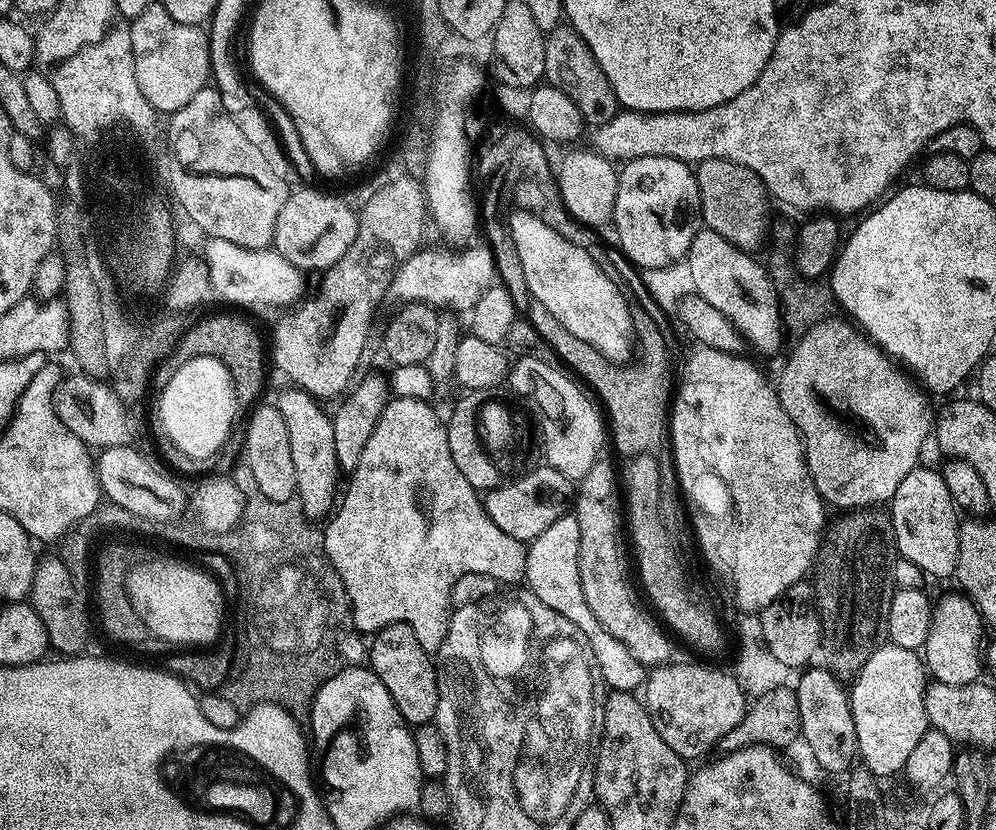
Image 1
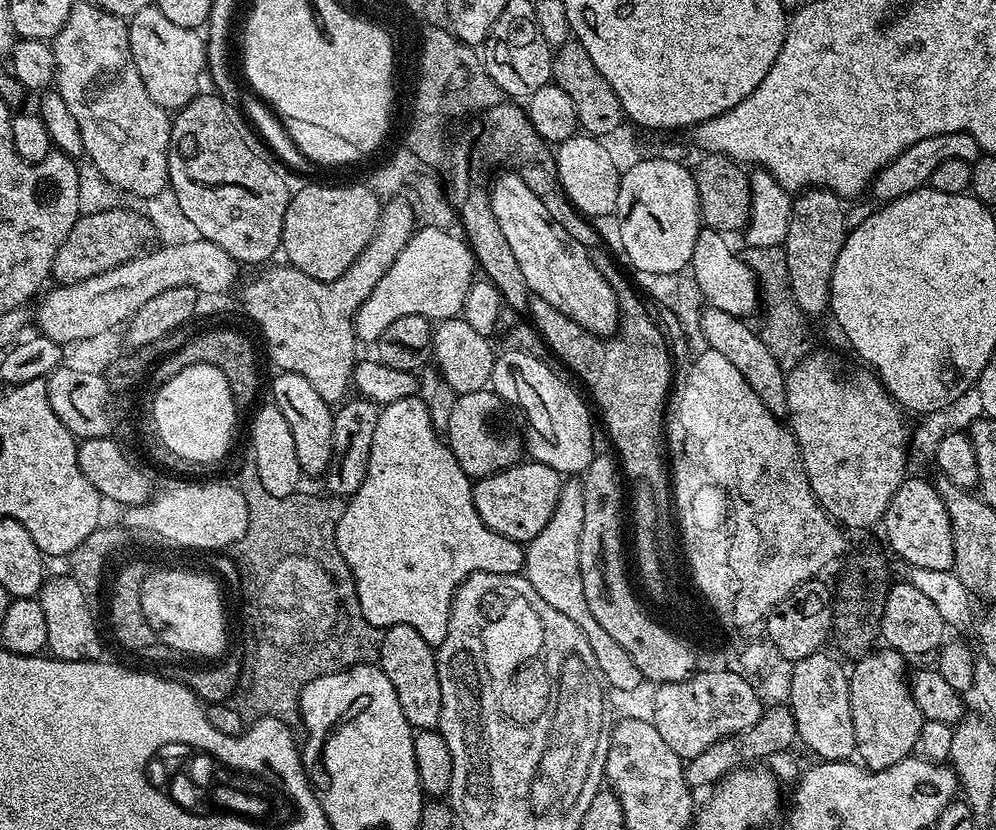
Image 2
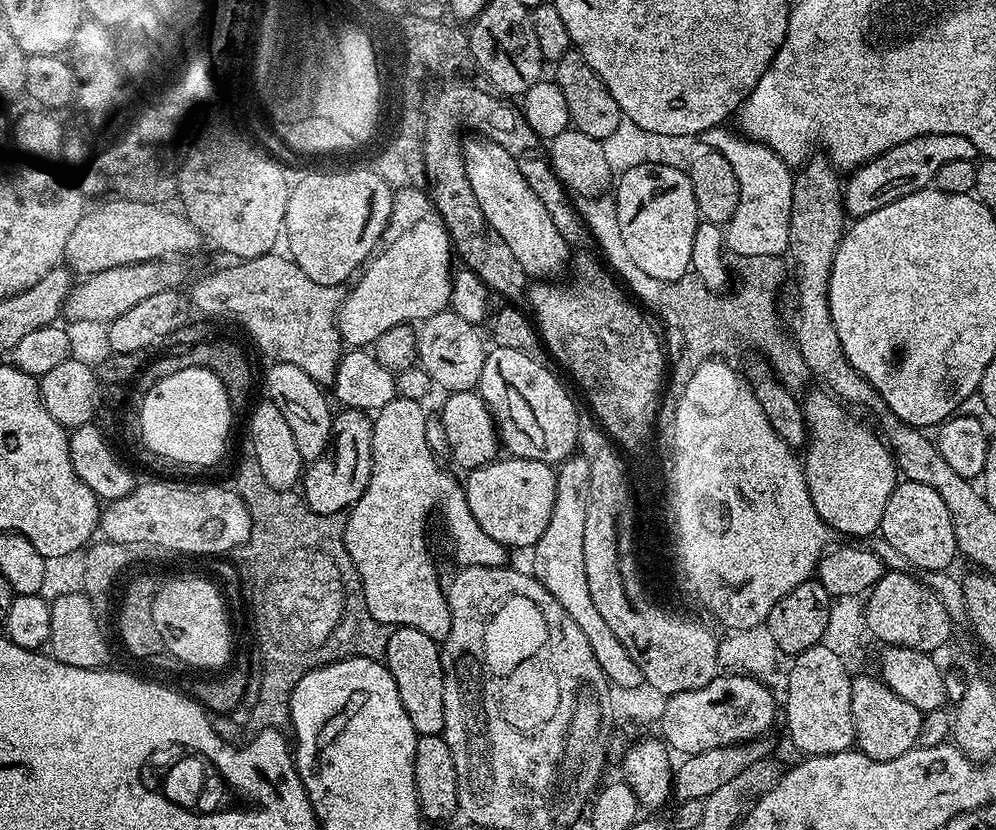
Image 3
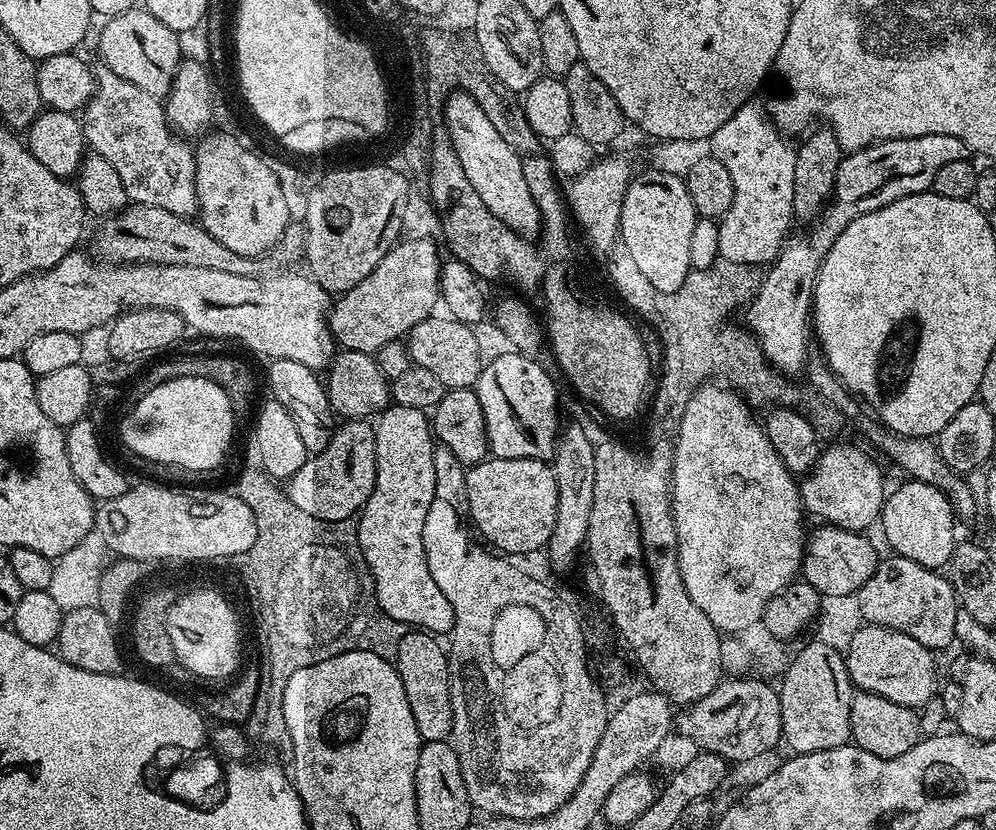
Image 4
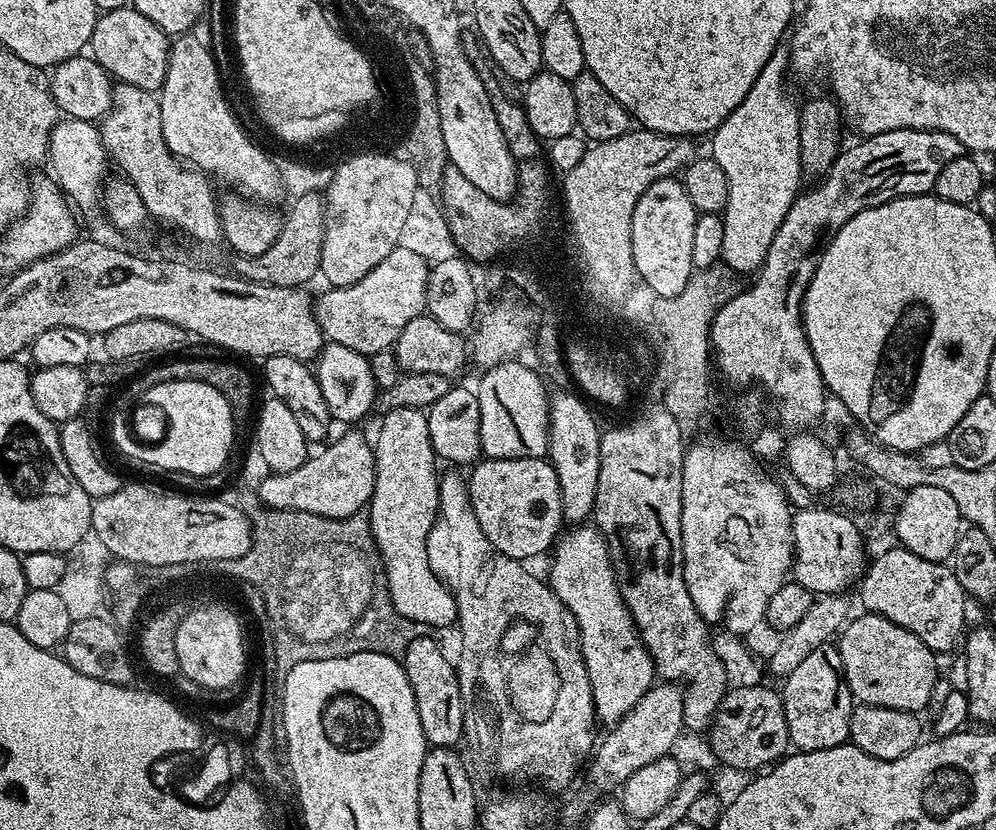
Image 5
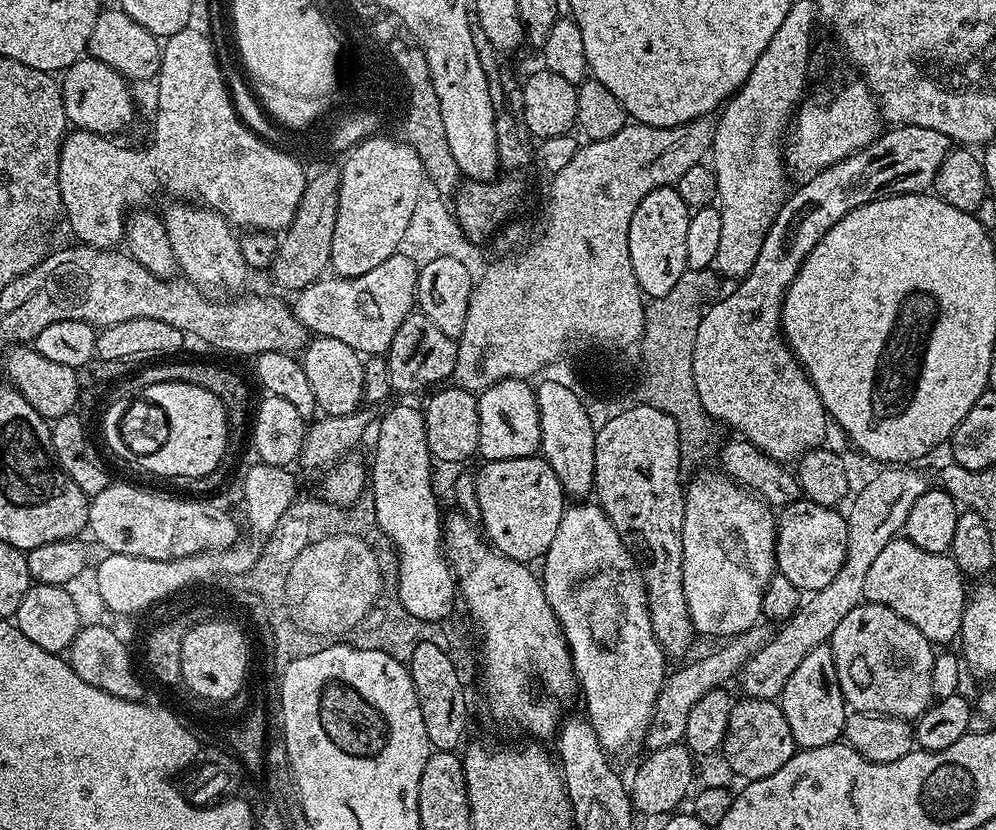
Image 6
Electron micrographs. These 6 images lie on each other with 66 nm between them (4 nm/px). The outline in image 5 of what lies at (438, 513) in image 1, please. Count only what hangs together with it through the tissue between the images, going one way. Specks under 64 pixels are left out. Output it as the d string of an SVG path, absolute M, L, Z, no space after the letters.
M394 409L390 410L385 416L379 417L380 429L374 435L374 451L376 453L376 481L374 482L374 494L372 495L372 502L366 509L368 520L372 524L372 541L376 543L376 550L380 557L380 563L384 570L384 576L388 580L388 592L392 596L394 602L394 610L398 610L398 614L402 614L406 618L413 620L418 626L424 624L428 628L448 628L457 623L454 605L452 602L452 595L444 587L444 583L435 576L430 570L430 562L428 561L428 550L430 541L428 535L432 529L432 525L438 519L438 509L440 507L440 480L438 479L438 472L436 476L436 464L438 465L438 457L436 451L432 448L430 442L430 426L428 425L428 414L425 409Z

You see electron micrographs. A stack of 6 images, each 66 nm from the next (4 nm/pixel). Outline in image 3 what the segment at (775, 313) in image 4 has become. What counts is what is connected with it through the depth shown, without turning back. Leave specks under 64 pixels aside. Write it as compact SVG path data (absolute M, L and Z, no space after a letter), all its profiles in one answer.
M926 134L910 138L910 142L902 142L886 150L849 175L852 177L843 185L845 213L849 217L859 218L882 206L890 206L890 202L898 202L898 198L906 198L906 194L929 187L946 162L976 160L977 156L974 142L970 142L970 138L962 138L962 134Z

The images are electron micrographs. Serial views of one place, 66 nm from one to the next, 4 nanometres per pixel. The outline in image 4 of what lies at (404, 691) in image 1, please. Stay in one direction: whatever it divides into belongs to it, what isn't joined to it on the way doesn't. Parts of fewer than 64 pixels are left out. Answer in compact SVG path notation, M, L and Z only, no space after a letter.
M423 630L405 631L394 657L396 673L402 678L402 690L406 690L406 702L410 702L410 714L414 714L414 726L418 726L421 741L438 742L452 735L454 710L450 706L450 678L448 677L448 653L435 635Z

